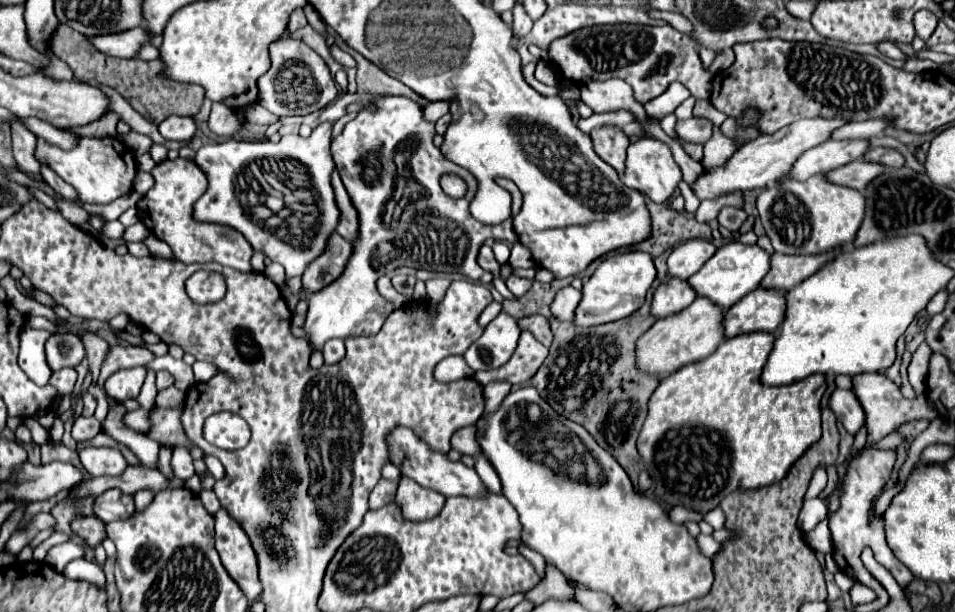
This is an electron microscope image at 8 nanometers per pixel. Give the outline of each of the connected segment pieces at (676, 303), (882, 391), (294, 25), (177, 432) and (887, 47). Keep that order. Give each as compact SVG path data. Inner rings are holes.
M665 278L653 294L649 312L653 318L667 318L667 316L673 316L673 314L681 312L683 308L687 308L693 300L695 300L693 290L689 288L689 284L685 280Z
M873 372L873 374L855 374L853 376L853 392L855 396L859 398L865 414L867 414L867 428L869 428L869 436L867 436L867 442L873 444L877 440L881 440L883 436L887 436L889 432L893 432L899 424L905 424L913 418L927 418L927 420L933 420L937 416L937 410L933 408L933 404L927 400L925 404L925 398L915 398L913 402L903 398L901 396L901 390L899 386L887 378L885 374L881 372Z
M297 8L297 10L291 12L291 18L289 18L289 24L287 24L287 30L289 30L289 32L295 32L297 28L301 28L301 26L305 26L305 24L307 24L305 14L303 14L301 8Z
M183 404L177 408L161 408L155 406L149 414L149 430L145 432L149 438L153 438L155 442L159 442L161 446L169 446L169 448L191 448L191 440L187 438L183 424L181 424L181 414L183 414Z
M883 41L878 43L877 48L880 53L891 56L894 59L900 59L903 61L908 59L907 56L903 54L903 52L897 47L897 45L890 41Z

